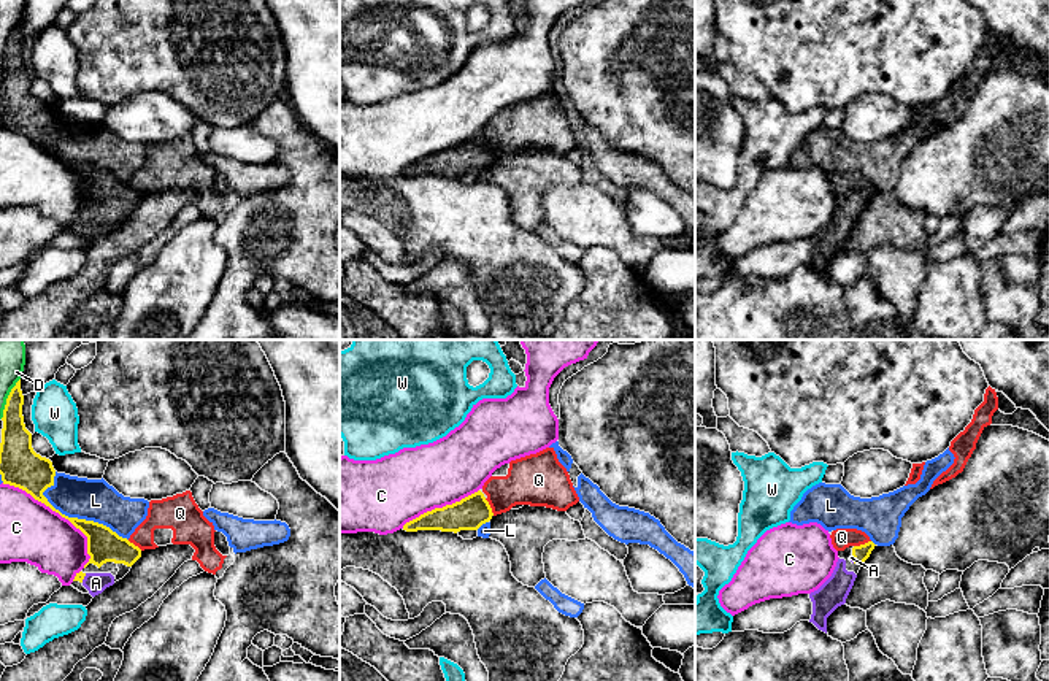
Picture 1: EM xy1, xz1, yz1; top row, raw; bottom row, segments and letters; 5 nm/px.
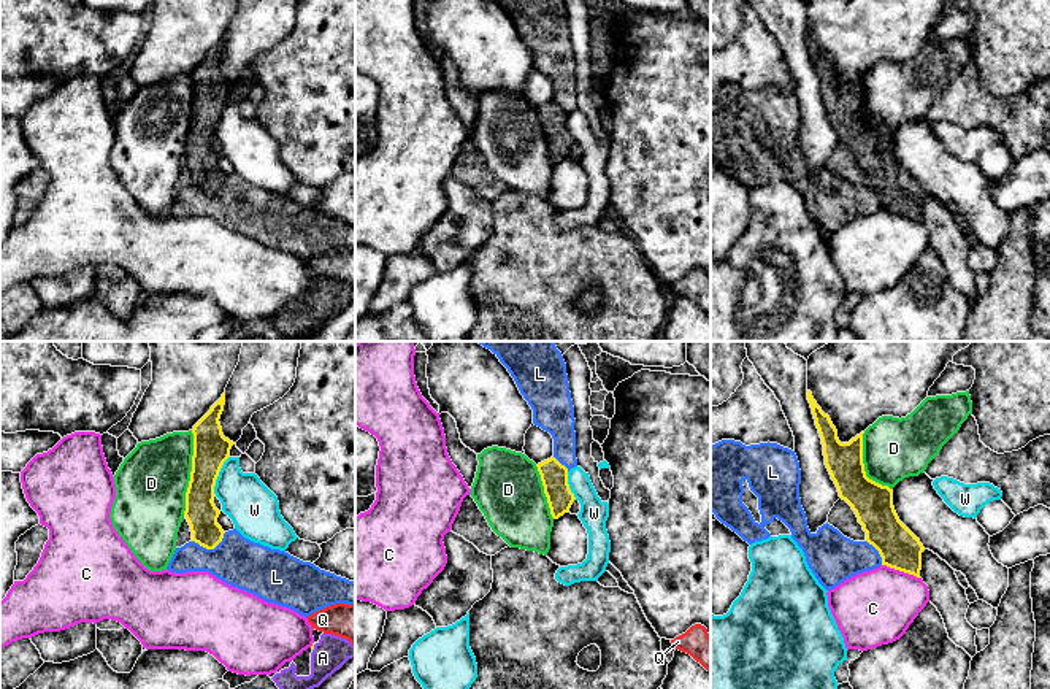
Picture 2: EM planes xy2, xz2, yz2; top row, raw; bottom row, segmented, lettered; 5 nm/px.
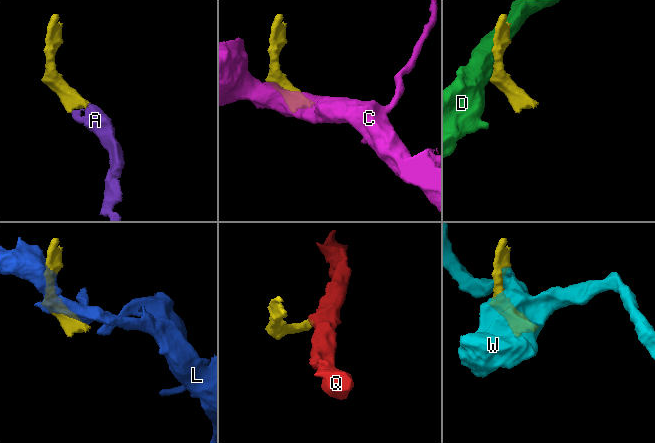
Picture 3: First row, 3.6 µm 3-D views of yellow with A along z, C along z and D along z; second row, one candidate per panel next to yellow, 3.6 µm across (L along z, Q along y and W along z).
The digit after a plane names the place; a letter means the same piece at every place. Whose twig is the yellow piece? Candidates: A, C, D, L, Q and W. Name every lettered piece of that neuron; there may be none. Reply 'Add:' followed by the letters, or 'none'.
Add: A

